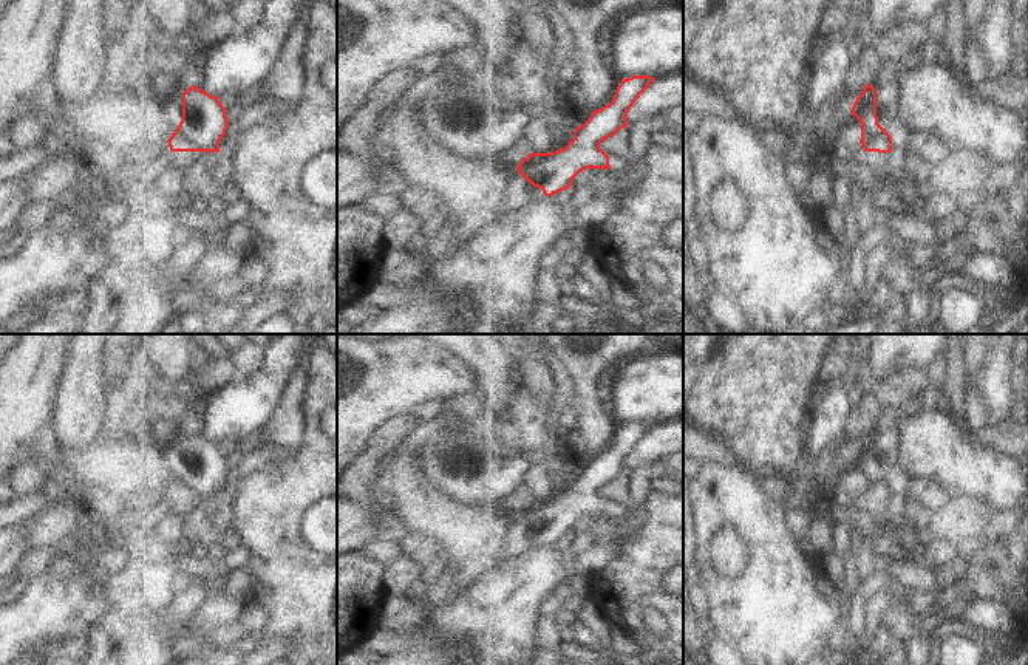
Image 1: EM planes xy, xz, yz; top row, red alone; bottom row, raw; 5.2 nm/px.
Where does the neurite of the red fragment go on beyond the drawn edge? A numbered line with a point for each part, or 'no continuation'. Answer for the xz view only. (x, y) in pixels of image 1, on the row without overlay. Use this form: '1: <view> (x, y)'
1: xz (509, 537)

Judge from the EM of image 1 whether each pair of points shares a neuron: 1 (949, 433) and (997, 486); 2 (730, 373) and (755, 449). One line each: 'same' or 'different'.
1: same
2: same

